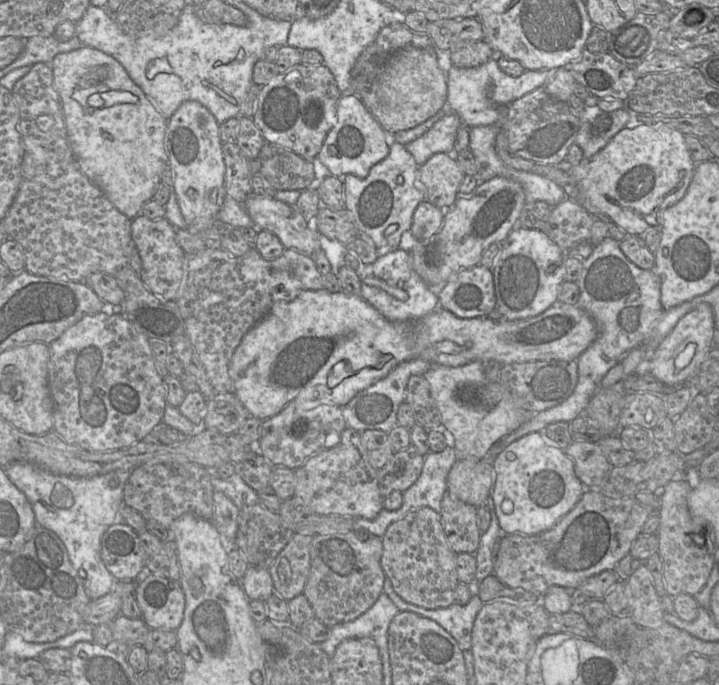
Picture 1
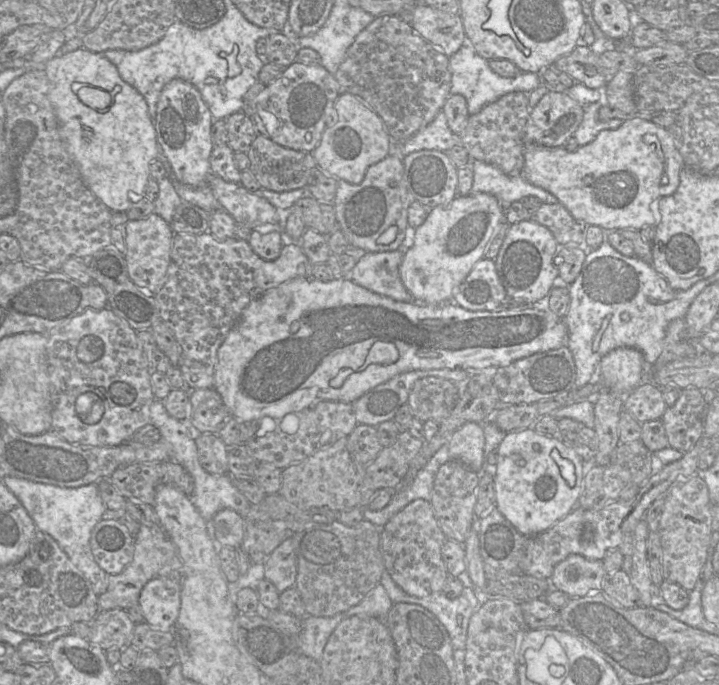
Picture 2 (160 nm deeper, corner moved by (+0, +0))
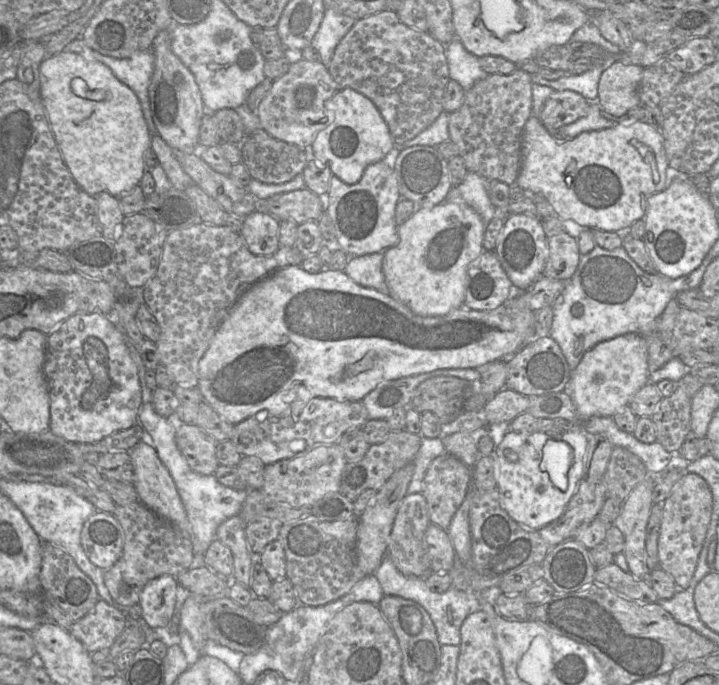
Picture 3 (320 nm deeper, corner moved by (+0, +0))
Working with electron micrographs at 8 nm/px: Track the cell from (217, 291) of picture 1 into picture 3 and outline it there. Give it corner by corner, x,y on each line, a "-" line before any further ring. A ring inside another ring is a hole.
200,223
169,231
161,260
154,276
142,288
144,303
157,319
161,334
156,344
160,363
166,366
175,384
183,388
198,387
199,361
208,349
218,326
240,294
250,285
273,271
287,266
300,266
304,257
295,246
281,246
272,255
254,255
240,232
228,226

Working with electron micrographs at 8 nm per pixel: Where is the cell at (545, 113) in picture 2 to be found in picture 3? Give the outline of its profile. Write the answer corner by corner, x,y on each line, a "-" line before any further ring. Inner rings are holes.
554,90
544,102
539,120
553,136
558,132
558,128
571,124
584,116
590,103
575,91

